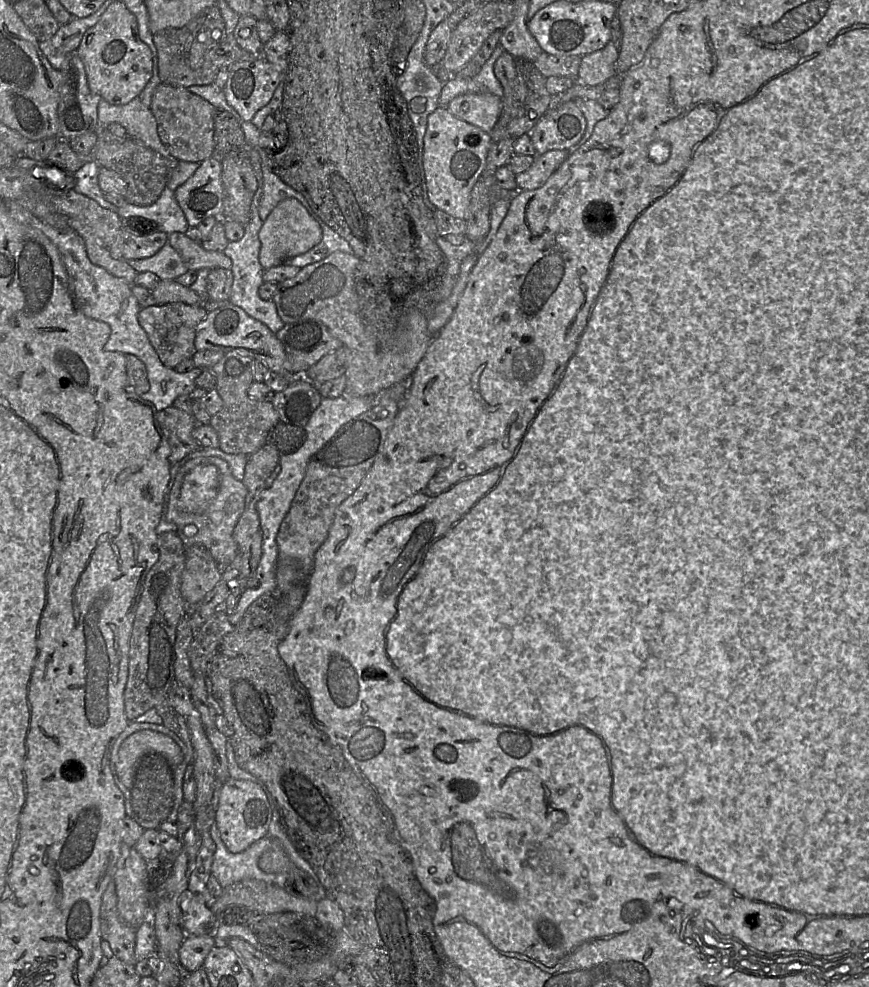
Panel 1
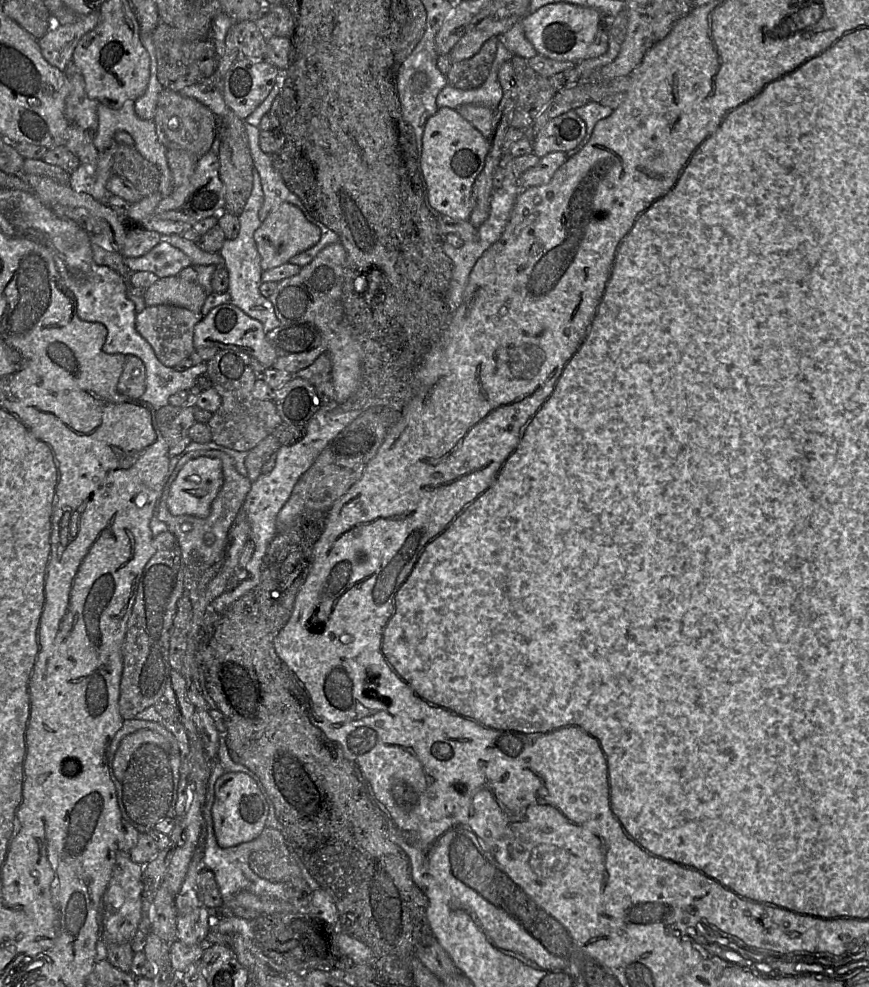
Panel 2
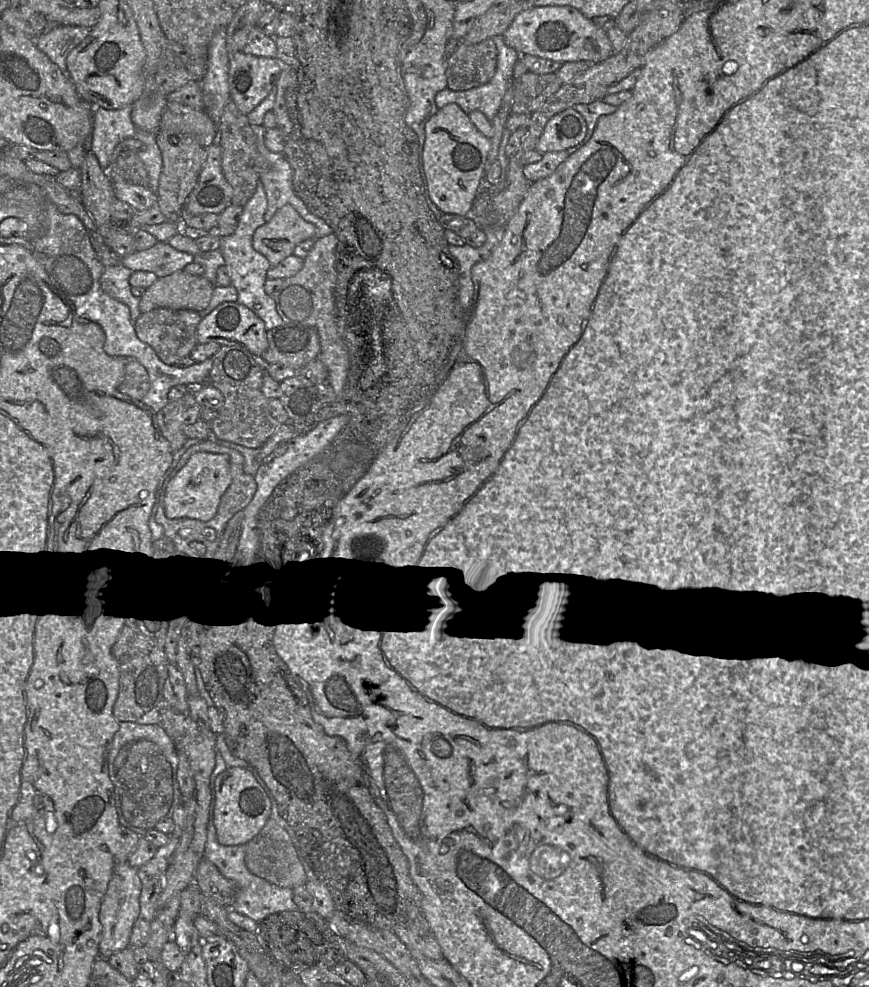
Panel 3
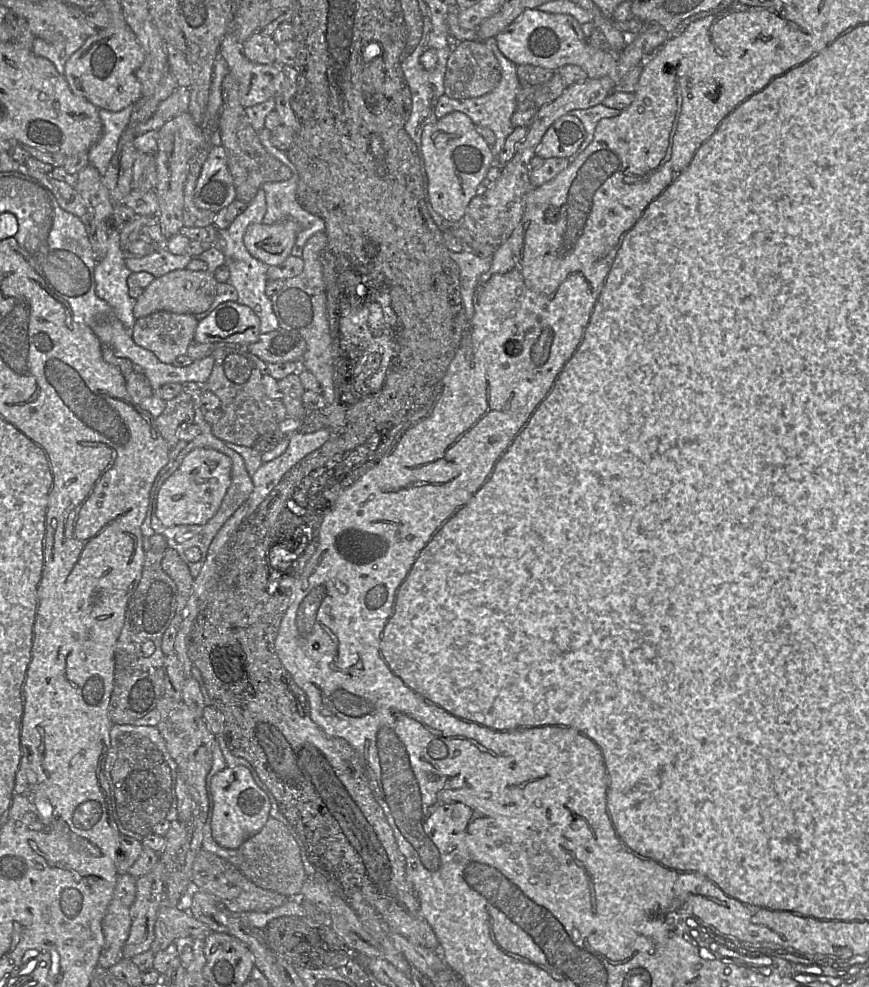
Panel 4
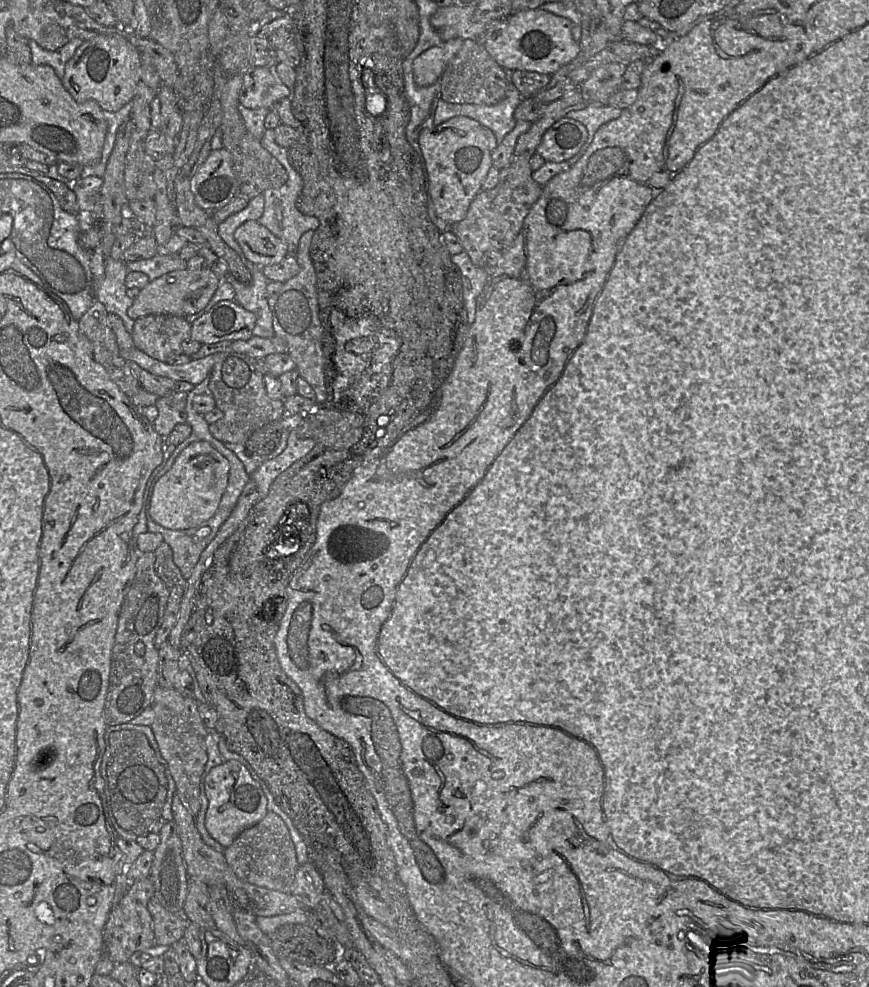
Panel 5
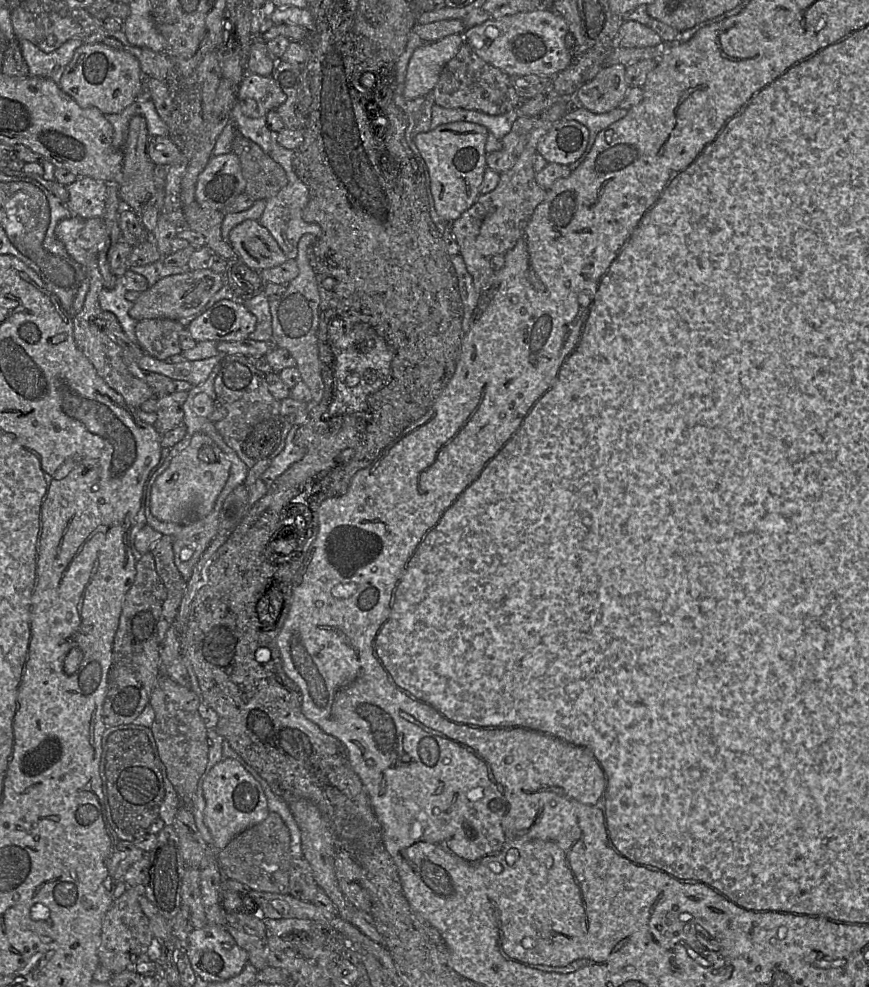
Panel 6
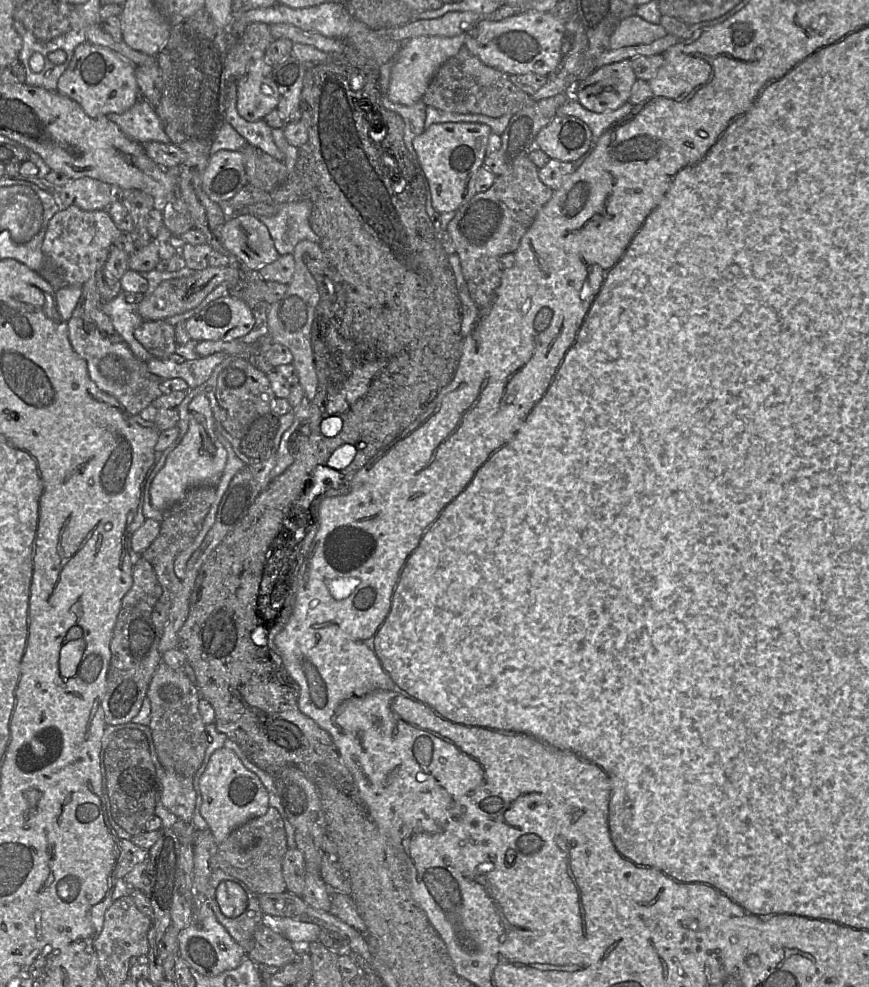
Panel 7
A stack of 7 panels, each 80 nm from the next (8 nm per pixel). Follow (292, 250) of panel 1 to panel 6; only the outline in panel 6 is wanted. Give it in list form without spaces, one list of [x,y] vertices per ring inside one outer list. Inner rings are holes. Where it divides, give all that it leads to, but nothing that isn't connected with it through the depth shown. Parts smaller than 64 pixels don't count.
[[[245,220],[234,227],[228,242],[243,262],[258,272],[287,260],[271,233],[257,220]]]

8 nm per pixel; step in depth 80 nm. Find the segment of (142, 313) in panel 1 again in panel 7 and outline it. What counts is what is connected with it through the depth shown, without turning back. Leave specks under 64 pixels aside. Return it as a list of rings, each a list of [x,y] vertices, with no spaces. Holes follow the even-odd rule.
[[[166,320],[143,321],[133,334],[152,357],[168,360],[167,356],[175,353],[175,327]]]

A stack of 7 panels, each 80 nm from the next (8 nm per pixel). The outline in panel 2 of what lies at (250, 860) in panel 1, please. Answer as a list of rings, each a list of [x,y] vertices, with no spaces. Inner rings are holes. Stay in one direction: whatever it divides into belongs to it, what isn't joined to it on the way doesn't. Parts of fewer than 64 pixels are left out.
[[[211,822],[210,827],[207,826],[206,837],[203,843],[203,865],[214,873],[223,901],[229,901],[233,895],[240,891],[286,899],[285,883],[263,879],[252,871],[249,866],[249,857],[252,852],[253,840],[234,847],[220,847],[216,840],[213,822]]]

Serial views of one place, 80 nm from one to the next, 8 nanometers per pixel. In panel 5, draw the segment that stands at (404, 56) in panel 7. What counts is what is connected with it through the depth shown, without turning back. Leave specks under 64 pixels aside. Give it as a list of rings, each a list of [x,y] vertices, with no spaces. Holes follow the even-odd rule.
[[[453,37],[419,54],[412,66],[415,84],[424,87],[439,81],[445,67],[460,49],[463,40]]]

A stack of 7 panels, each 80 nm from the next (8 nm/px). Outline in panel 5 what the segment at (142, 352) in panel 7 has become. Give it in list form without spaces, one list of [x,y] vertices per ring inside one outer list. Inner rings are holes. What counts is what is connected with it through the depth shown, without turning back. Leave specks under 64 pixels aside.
[[[111,256],[105,258],[104,276],[98,284],[95,283],[95,299],[99,301],[108,311],[121,318],[126,330],[132,334],[135,320],[128,316],[128,309],[134,303],[134,299],[127,296],[125,279],[129,270],[124,260],[115,260]]]

